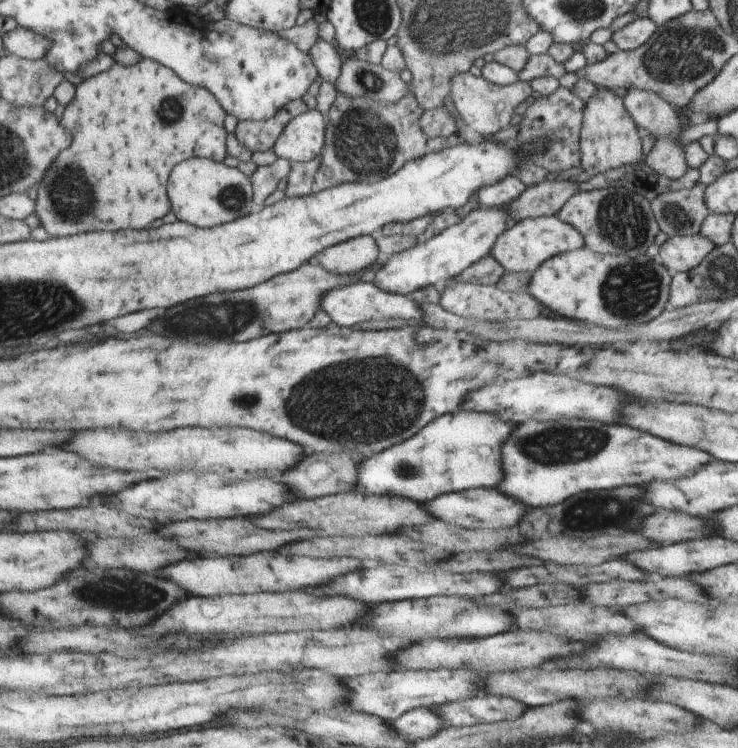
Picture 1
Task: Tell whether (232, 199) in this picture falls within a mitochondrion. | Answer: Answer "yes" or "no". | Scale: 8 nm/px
yes

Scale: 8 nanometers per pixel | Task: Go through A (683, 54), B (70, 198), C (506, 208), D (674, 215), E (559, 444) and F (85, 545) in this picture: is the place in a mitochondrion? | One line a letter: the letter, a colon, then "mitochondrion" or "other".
A: mitochondrion
B: mitochondrion
C: other
D: mitochondrion
E: mitochondrion
F: other

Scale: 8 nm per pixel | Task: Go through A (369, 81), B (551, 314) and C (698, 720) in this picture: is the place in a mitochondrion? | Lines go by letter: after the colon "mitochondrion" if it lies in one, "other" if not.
A: mitochondrion
B: other
C: other

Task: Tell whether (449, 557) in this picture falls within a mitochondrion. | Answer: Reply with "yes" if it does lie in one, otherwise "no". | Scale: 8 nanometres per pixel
no

